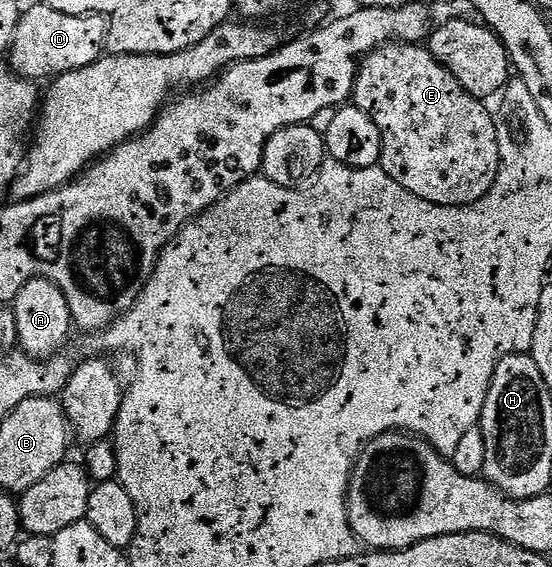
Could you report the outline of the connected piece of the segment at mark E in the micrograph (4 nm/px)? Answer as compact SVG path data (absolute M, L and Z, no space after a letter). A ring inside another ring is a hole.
M389 42L381 44L380 47L369 52L367 56L361 59L360 71L356 73L356 85L352 91L352 100L355 107L360 108L366 114L370 114L370 118L374 118L374 122L382 134L382 154L380 155L379 167L383 168L386 174L390 174L390 178L394 178L394 182L398 182L398 186L410 190L410 194L419 196L426 202L461 208L464 204L478 202L488 193L490 186L494 186L500 169L500 136L496 132L497 121L492 120L491 114L488 113L487 107L489 105L478 97L471 96L460 85L458 78L454 78L454 74L450 74L450 70L446 70L446 66L442 66L436 61L434 54L429 52L427 47L420 44Z

